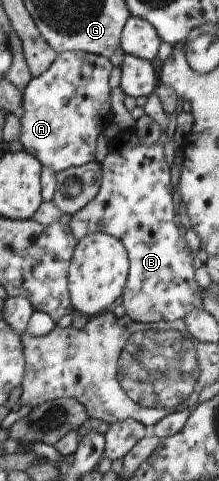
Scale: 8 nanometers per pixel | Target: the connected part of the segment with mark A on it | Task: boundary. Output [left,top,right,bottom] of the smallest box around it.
[19,52,113,173]

